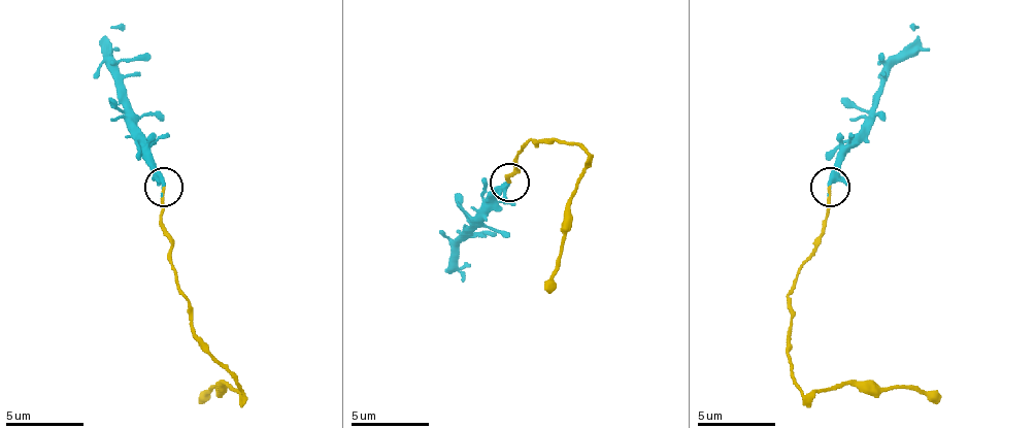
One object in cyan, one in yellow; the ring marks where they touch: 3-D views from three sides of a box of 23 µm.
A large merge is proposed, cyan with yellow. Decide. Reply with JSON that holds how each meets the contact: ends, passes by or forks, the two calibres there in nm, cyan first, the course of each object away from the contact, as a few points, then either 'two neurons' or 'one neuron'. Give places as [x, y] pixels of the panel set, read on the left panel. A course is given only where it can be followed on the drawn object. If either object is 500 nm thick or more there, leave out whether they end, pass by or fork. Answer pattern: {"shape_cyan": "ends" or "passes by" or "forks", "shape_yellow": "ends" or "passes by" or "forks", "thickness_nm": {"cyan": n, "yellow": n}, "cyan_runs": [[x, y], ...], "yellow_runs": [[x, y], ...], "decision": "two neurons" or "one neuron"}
{"shape_cyan": "passes by", "shape_yellow": "ends", "thickness_nm": {"cyan": 240, "yellow": 170}, "cyan_runs": [[162, 186], [151, 146], [124, 104], [120, 73], [104, 38], [124, 23]], "yellow_runs": [[162, 186], [162, 225], [194, 337], [240, 392], [225, 385], [213, 389], [201, 400]], "decision": "two neurons"}

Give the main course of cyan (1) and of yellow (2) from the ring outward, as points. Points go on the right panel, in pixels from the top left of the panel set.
1: (831, 186), (842, 146), (873, 104), (881, 73), (916, 38), (912, 23)
2: (831, 186), (827, 225), (792, 295), (792, 381), (803, 392), (820, 392), (846, 385), (916, 389), (940, 400)

